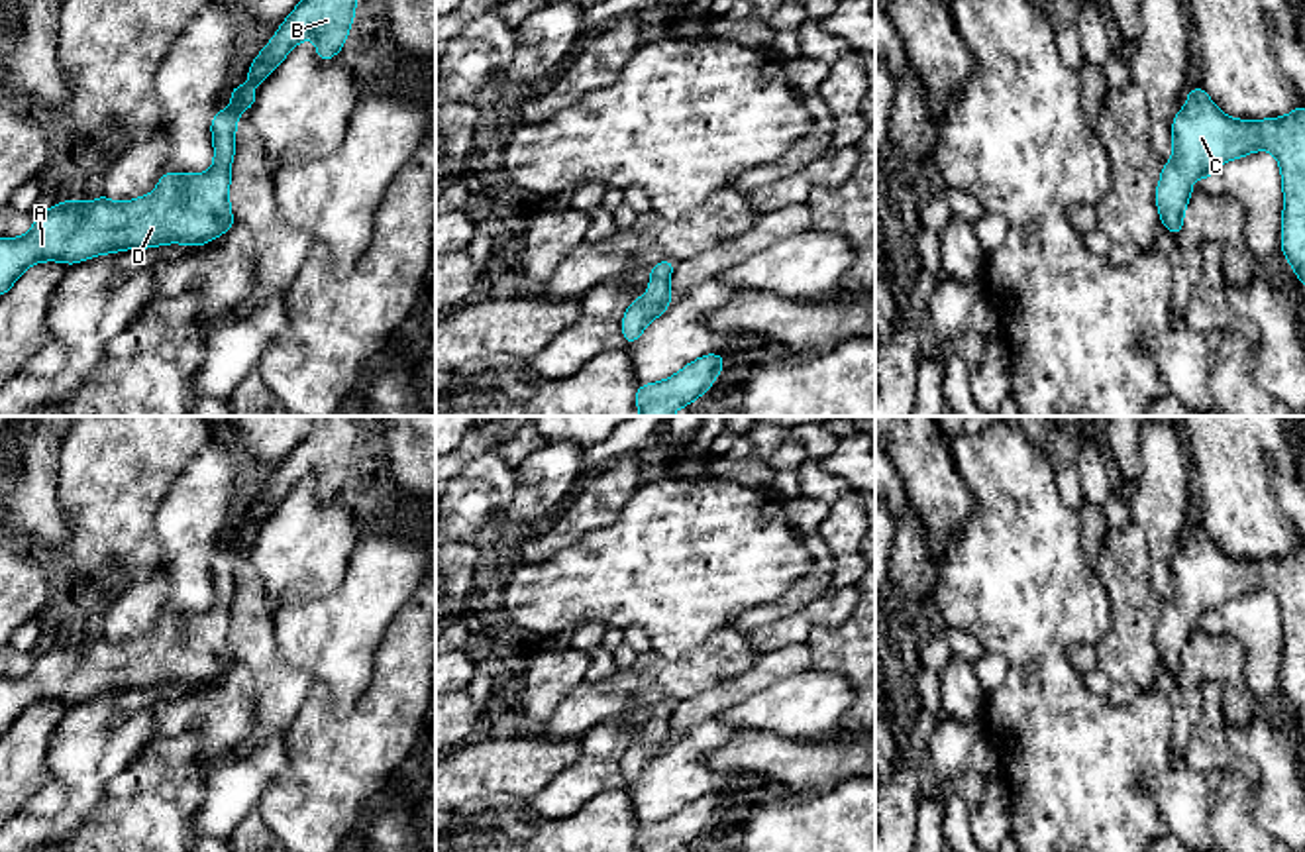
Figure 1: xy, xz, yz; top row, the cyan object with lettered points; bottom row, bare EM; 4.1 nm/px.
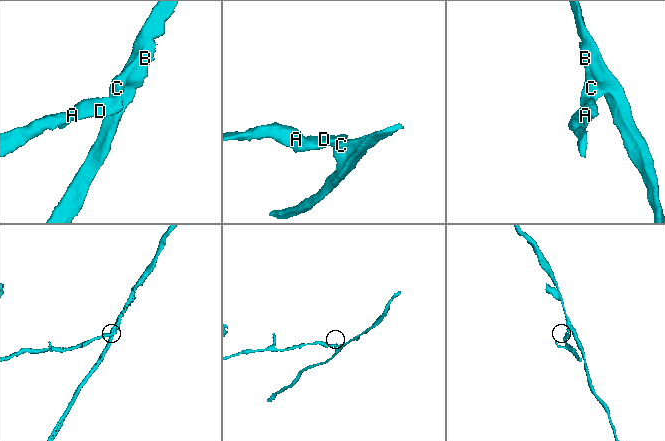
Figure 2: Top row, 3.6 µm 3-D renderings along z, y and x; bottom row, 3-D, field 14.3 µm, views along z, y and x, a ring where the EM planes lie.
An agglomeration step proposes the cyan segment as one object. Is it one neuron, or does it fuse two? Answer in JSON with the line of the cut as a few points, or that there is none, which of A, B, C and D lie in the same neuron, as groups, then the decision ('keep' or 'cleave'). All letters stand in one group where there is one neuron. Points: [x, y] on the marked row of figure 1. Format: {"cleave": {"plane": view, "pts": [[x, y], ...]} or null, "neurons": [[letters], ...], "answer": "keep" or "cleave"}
{"cleave": null, "neurons": [["A", "B", "C", "D"]], "answer": "keep"}

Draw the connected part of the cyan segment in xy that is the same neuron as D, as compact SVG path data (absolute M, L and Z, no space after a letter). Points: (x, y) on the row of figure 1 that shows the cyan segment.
M300 0L290 16L281 24L279 31L267 47L249 65L247 79L241 86L232 86L232 110L224 104L210 122L214 139L214 165L208 173L184 175L165 173L153 194L139 196L128 202L112 202L106 194L82 204L80 198L59 202L35 216L33 228L22 238L0 238L0 296L10 291L18 277L33 263L63 261L75 265L94 255L159 247L163 243L186 243L198 247L226 234L235 226L230 210L230 167L235 153L235 124L243 110L255 104L259 90L249 90L245 84L263 84L269 73L285 61L290 49L306 37L316 39L316 55L320 61L330 61L338 55L347 39L353 24L357 0Z

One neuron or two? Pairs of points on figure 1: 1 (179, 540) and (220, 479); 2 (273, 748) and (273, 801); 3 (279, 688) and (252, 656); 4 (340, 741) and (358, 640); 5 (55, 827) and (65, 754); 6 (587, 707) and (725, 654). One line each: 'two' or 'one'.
1: one
2: two
3: one
4: two
5: one
6: one

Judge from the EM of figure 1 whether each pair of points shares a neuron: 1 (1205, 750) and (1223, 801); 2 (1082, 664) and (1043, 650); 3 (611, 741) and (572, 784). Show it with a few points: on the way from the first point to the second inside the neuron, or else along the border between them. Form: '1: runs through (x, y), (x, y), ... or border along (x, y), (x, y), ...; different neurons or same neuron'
1: border along (1225, 770), (1237, 770), (1254, 786); different neurons
2: border along (1088, 642), (1068, 652), (1082, 674); different neurons
3: runs through (601, 750), (581, 774); same neuron

